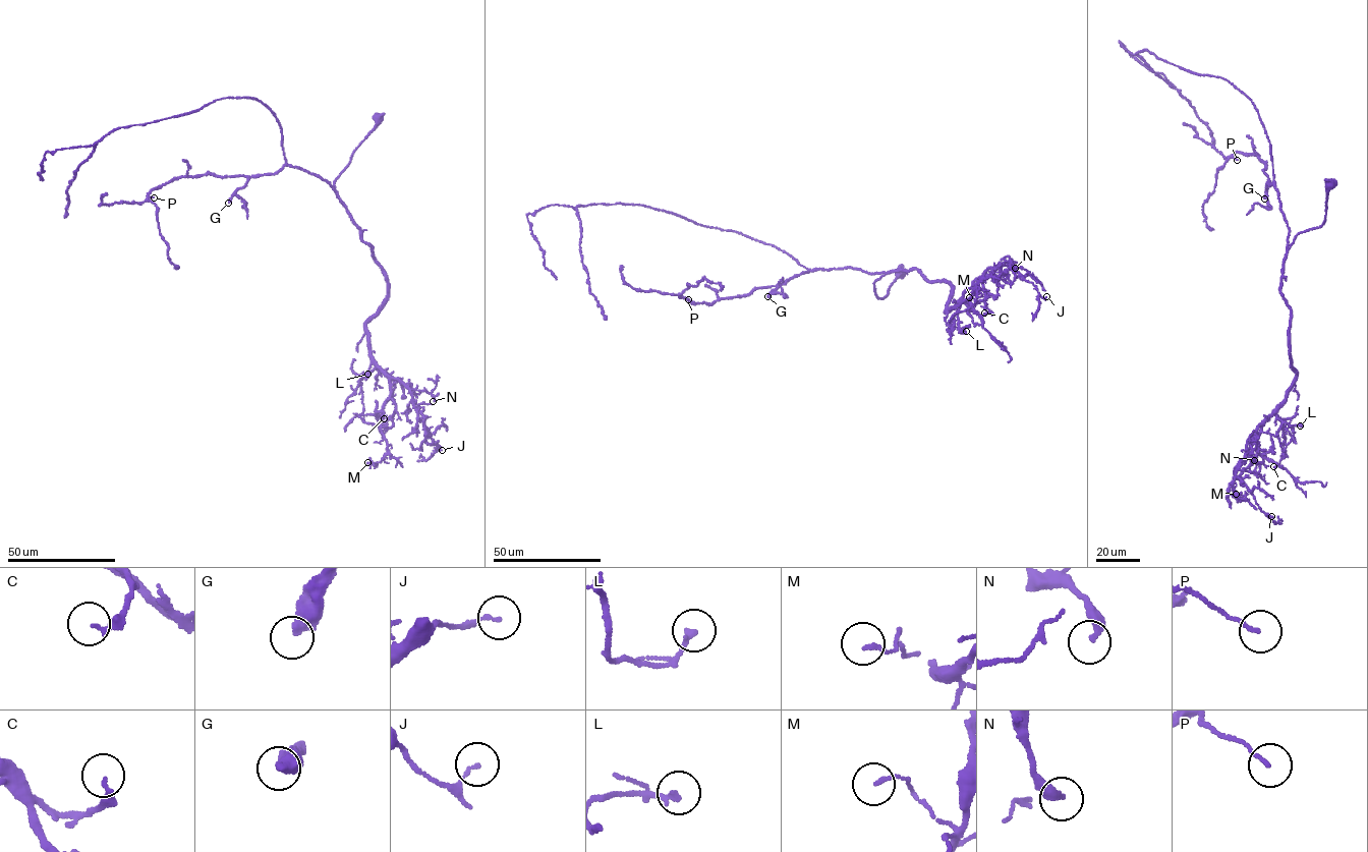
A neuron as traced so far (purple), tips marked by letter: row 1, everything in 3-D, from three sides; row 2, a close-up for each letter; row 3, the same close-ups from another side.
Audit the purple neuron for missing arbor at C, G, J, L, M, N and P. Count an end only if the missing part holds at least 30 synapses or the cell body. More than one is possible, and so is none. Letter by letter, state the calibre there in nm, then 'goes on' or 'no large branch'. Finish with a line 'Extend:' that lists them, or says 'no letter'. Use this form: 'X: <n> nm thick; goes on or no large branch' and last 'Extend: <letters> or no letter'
C: 180 nm thick; no large branch
G: 420 nm thick; goes on
J: 120 nm thick; no large branch
L: 190 nm thick; no large branch
M: 130 nm thick; no large branch
N: 320 nm thick; no large branch
P: 130 nm thick; no large branch
Extend: G

